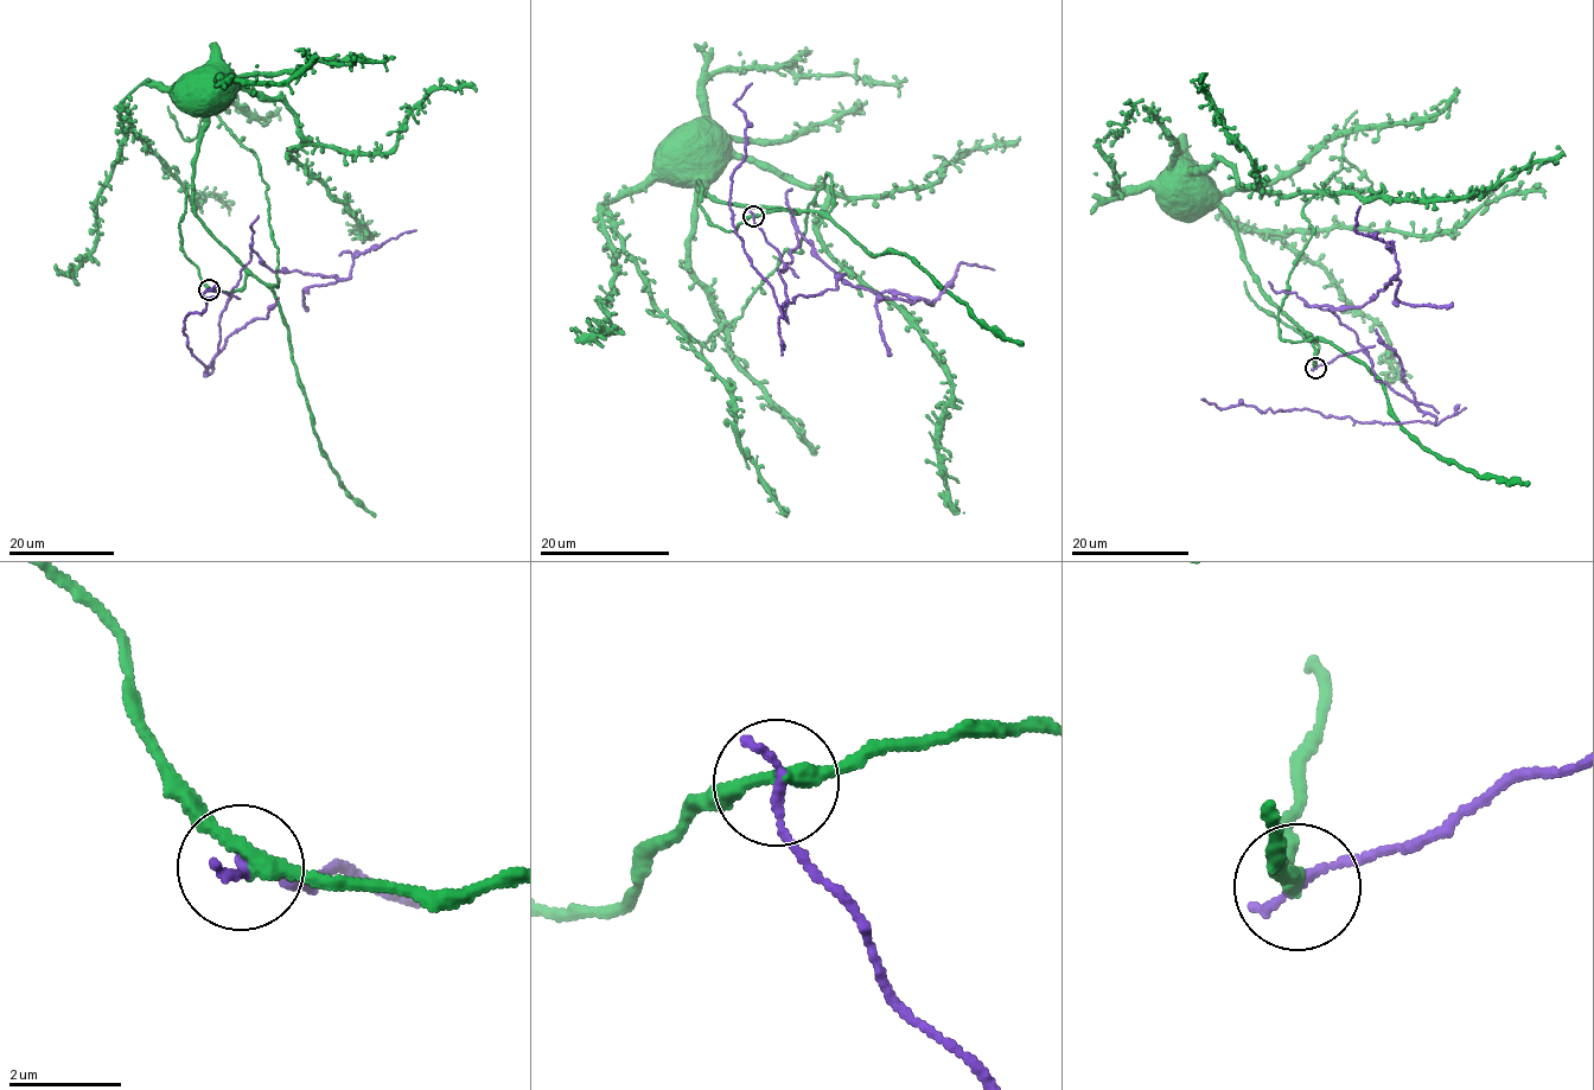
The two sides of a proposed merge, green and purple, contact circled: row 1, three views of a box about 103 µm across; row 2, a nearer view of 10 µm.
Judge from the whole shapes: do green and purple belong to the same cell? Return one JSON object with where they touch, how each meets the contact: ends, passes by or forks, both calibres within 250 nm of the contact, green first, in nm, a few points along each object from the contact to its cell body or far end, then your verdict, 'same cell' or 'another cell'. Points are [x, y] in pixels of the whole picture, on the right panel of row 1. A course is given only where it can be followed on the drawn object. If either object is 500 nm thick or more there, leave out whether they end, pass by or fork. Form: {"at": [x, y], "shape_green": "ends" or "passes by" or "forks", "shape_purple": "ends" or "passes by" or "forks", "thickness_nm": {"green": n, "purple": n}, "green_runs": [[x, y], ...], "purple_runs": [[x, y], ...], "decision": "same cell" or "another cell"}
{"at": [1315, 368], "shape_green": "passes by", "shape_purple": "ends", "thickness_nm": {"green": 260, "purple": 200}, "green_runs": [[1317, 368], [1311, 337], [1261, 289], [1194, 167], [1219, 160], [1280, 195], [1429, 201], [1490, 190], [1555, 147]], "purple_runs": [[1317, 368], [1362, 350], [1376, 381], [1436, 420], [1366, 424], [1306, 408], [1219, 409], [1202, 399]], "decision": "another cell"}

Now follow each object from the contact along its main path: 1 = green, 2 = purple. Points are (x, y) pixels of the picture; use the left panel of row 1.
1: (209, 289), (246, 274), (195, 210), (198, 135), (241, 89), (285, 101), (288, 157), (367, 221)
2: (209, 289), (229, 295), (208, 374), (184, 322), (220, 286)

